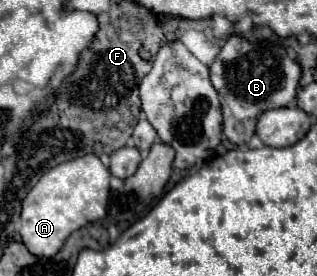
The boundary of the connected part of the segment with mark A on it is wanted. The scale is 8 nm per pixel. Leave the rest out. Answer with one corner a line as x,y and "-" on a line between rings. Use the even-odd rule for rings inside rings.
94,154
68,160
56,168
50,168
40,176
36,186
22,202
20,236
26,248
42,258
54,256
64,240
78,228
96,222
106,216
110,196
110,172

